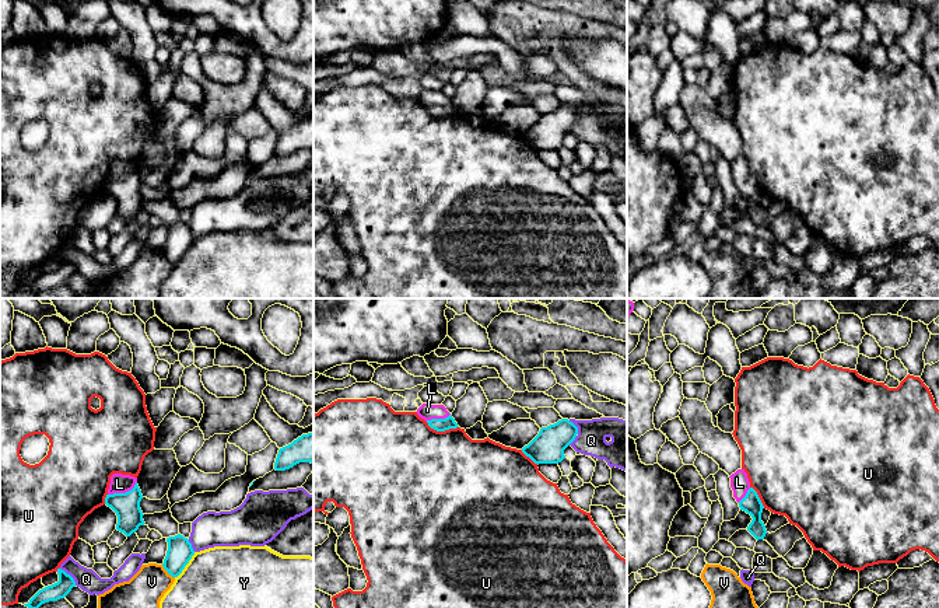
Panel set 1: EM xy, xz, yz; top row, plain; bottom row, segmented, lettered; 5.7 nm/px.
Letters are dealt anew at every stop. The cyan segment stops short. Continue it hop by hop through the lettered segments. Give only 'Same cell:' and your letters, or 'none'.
Same cell: L

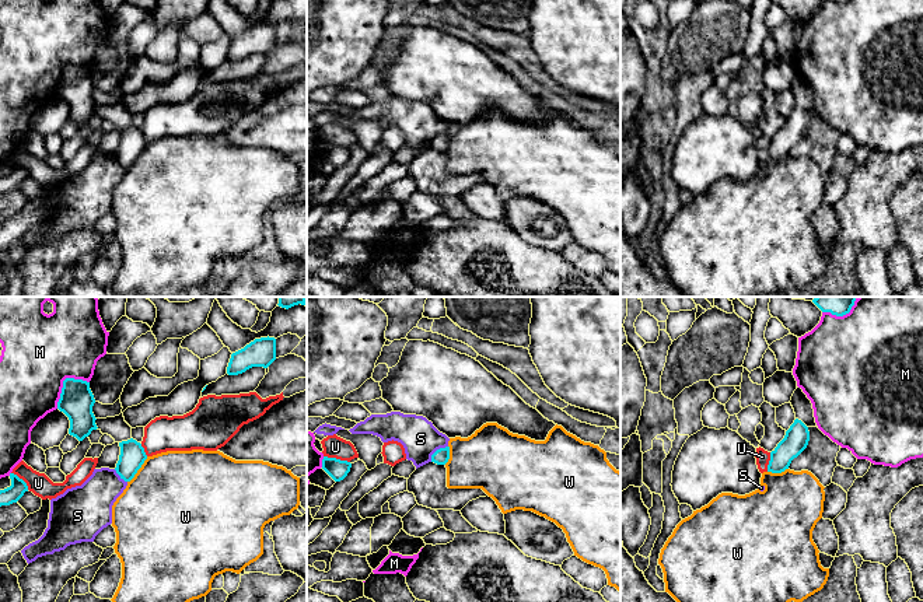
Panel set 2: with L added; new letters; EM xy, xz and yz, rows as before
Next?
Same cell: none

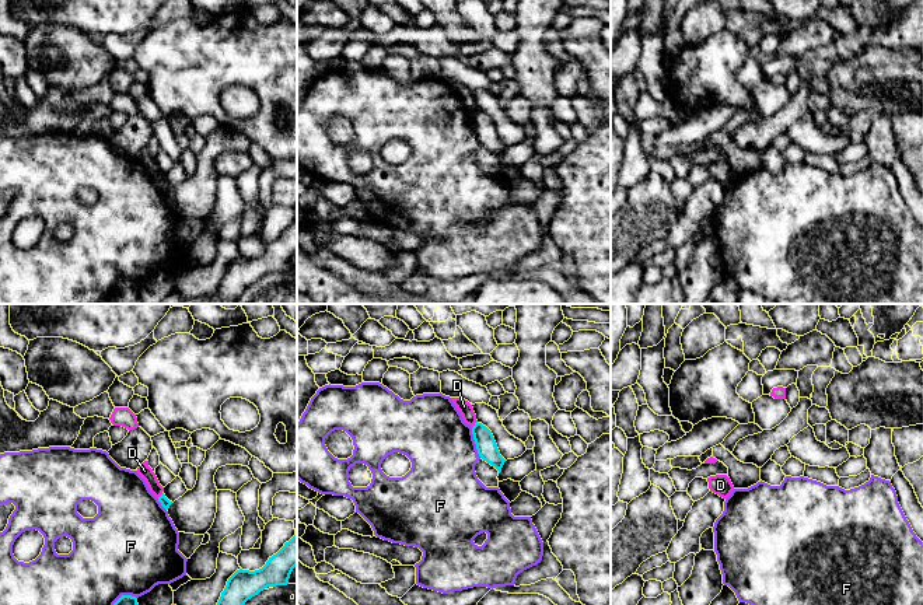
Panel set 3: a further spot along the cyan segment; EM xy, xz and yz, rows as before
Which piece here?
Same cell: none

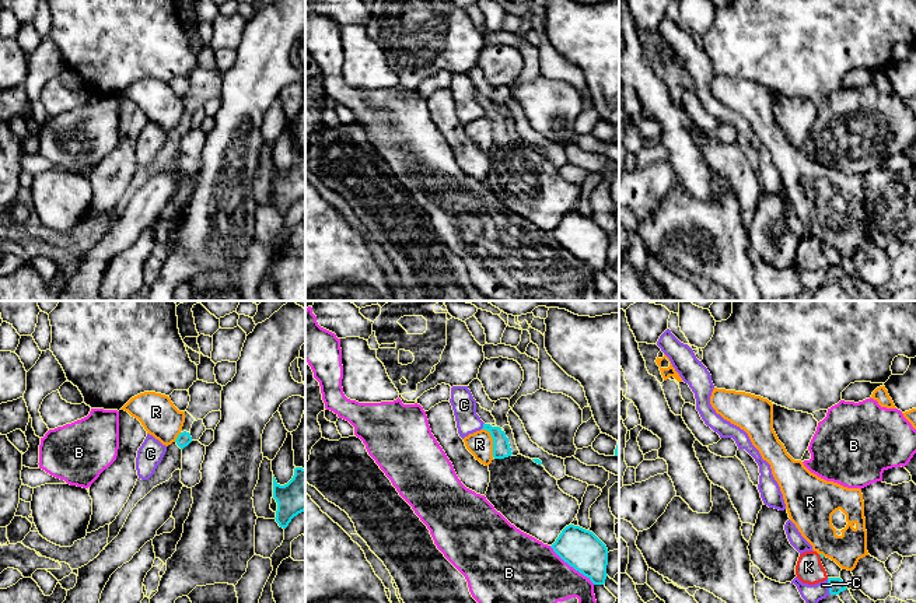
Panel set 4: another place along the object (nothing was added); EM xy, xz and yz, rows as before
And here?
Same cell: none

